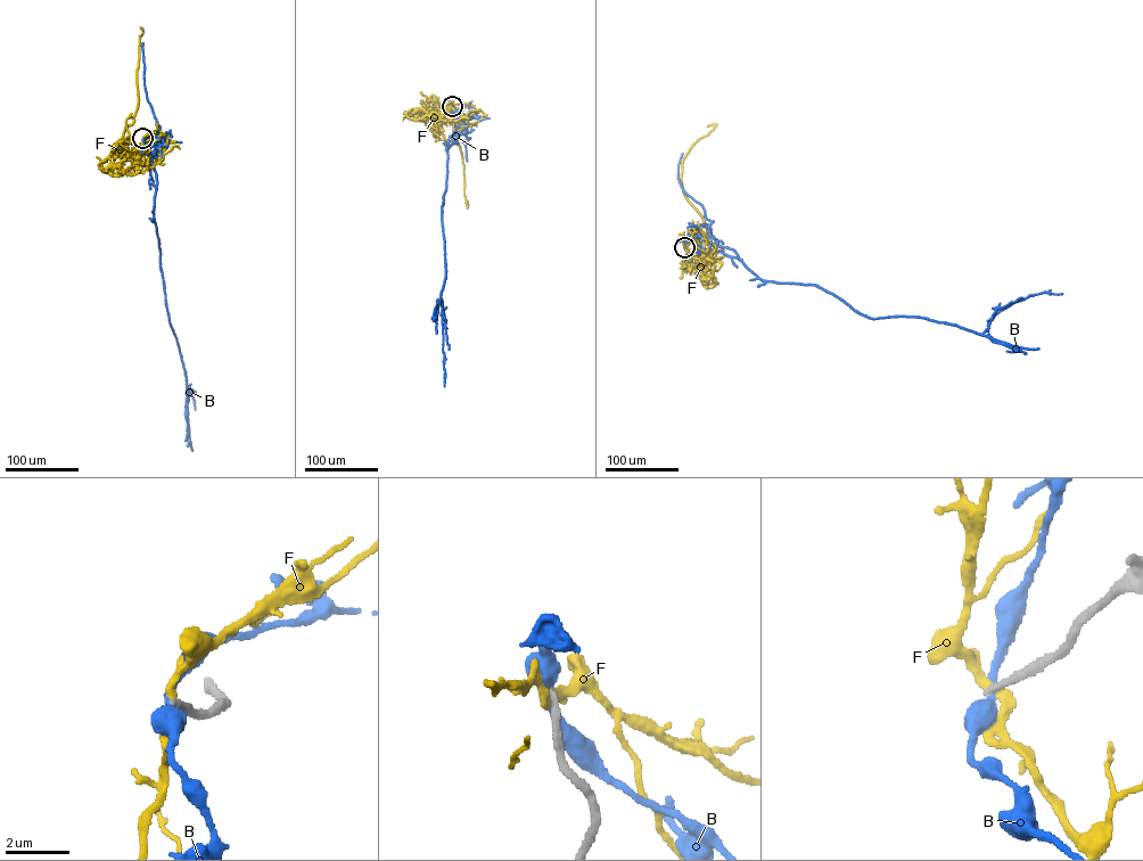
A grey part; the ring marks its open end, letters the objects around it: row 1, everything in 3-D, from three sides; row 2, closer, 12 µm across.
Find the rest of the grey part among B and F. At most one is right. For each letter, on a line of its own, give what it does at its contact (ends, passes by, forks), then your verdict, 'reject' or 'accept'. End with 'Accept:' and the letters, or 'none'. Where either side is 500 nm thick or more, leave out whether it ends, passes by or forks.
B: it passes by; reject
F: it passes by; reject
Accept: none

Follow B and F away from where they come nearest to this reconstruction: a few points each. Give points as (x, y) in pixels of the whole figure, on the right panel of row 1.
B: (685, 247), (701, 236), (762, 279), (816, 285), (870, 318), (926, 318), (981, 334), (1013, 303), (1062, 294)
F: (685, 246), (702, 262), (705, 280), (706, 227), (684, 194), (681, 174), (690, 147), (716, 124), (707, 125)

